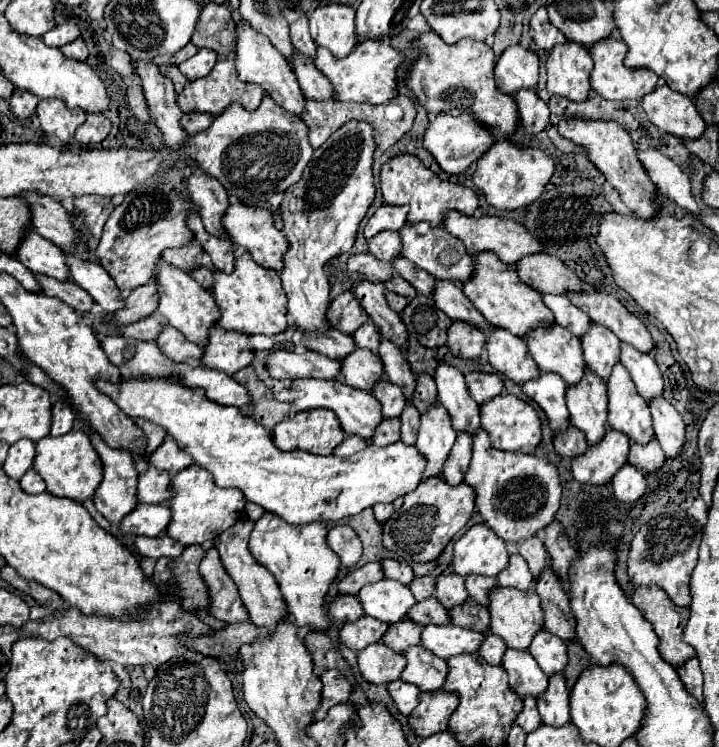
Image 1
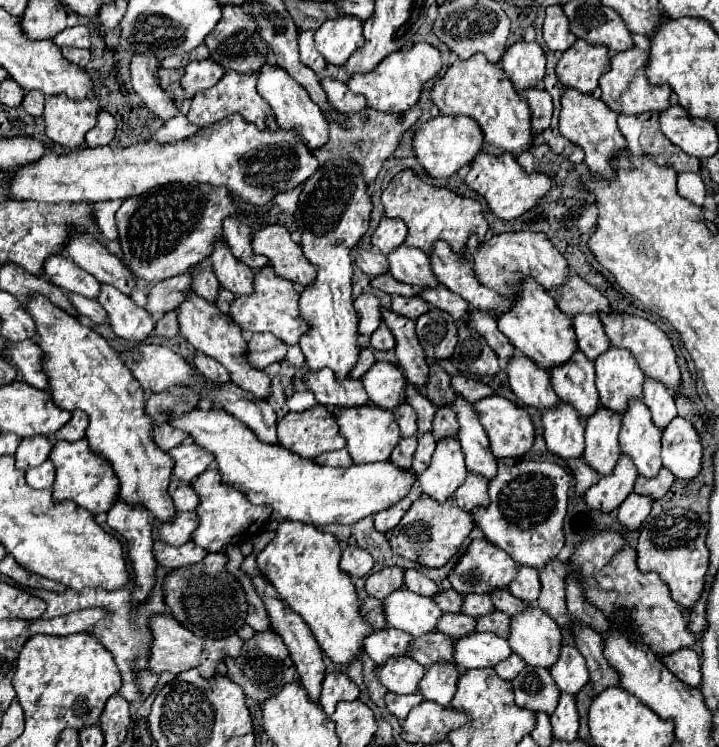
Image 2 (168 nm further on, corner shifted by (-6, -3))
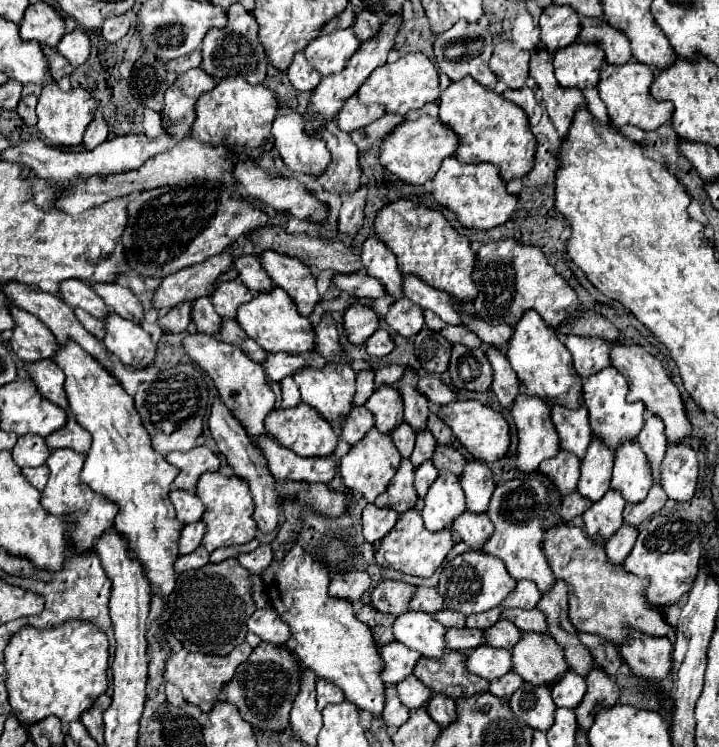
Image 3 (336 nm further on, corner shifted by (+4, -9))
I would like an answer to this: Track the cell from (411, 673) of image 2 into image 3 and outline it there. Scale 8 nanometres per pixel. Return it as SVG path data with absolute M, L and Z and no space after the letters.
M414 675L408 677L408 679L404 679L404 681L398 683L396 687L398 687L398 695L400 695L402 703L404 703L408 709L426 707L428 701L430 701L432 695L434 695L434 693L432 693L424 683L420 683Z

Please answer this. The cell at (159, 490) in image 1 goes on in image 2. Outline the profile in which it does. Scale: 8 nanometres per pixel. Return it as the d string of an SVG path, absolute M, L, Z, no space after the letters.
M172 475L172 481L170 481L170 497L174 501L174 507L178 511L194 511L196 505L198 505L198 495L194 495L194 489L188 485L188 483L182 483L178 479L174 479Z

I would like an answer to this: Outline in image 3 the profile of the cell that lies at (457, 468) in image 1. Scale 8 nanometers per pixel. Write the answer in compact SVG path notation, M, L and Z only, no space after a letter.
M464 511L452 525L452 531L458 531L462 541L474 549L482 551L482 545L488 541L488 535L494 533L494 525L488 519L488 515L476 515L470 511Z

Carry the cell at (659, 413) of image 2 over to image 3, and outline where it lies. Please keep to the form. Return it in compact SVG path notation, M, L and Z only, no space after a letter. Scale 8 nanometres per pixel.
M646 413L646 423L644 423L644 429L638 437L638 443L648 457L648 463L650 463L650 469L652 469L652 481L660 483L660 465L662 465L668 441L664 439L662 421L656 415Z

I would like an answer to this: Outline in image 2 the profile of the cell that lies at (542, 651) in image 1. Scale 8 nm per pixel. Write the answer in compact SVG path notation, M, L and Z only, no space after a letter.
M566 643L562 647L558 661L550 667L550 675L556 681L560 691L572 693L572 695L580 691L590 677L582 653L572 643Z

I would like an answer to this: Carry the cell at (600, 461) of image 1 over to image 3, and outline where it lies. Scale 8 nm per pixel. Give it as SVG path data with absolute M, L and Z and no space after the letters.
M612 489L604 495L602 501L596 501L582 515L584 531L588 533L588 537L598 543L606 543L620 529L620 523L624 523L622 519L624 505L626 503L620 497L620 493L614 493Z

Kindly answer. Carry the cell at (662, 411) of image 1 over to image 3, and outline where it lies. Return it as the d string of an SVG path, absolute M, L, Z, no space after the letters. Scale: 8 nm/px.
M670 443L662 461L662 487L668 499L686 503L696 493L698 461L694 449L684 443Z

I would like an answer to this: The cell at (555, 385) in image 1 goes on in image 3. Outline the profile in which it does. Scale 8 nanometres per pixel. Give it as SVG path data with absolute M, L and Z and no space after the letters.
M560 449L554 459L548 459L540 465L540 473L554 483L562 497L566 497L576 491L580 479L580 461L576 459L576 455Z

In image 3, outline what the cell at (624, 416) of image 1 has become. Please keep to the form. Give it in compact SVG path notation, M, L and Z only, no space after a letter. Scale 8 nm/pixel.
M636 441L624 443L616 451L614 475L610 487L618 491L626 503L640 503L648 495L648 489L652 487L652 475L648 459L644 457Z

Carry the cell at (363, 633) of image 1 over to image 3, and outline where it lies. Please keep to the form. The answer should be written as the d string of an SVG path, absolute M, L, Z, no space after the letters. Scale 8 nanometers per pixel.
M392 641L390 645L384 645L380 649L380 655L386 663L386 669L382 671L384 683L400 683L406 677L410 677L412 671L414 671L414 665L422 657L420 653L408 649L406 645L402 645L398 641Z

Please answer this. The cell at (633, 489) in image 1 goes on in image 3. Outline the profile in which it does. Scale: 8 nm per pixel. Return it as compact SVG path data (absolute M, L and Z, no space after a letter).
M624 523L620 531L616 531L616 535L604 545L608 561L612 561L612 565L622 565L636 543L636 537L638 537L638 529Z

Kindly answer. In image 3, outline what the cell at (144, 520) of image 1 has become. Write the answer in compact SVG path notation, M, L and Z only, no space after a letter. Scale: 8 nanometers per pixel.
M202 521L184 525L182 535L180 535L180 555L188 555L188 553L196 551L202 543L204 533L206 533L206 525Z

